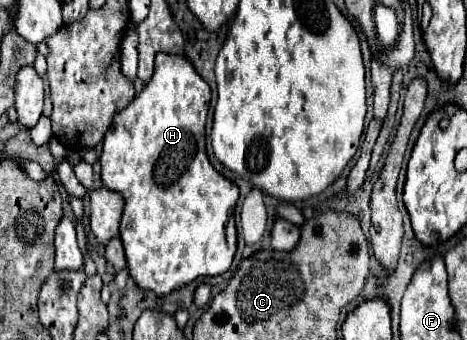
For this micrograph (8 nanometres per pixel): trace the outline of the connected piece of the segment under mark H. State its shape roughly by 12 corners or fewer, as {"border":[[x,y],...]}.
{"border":[[159,52],[99,158],[129,276],[167,296],[235,256],[209,84]]}

